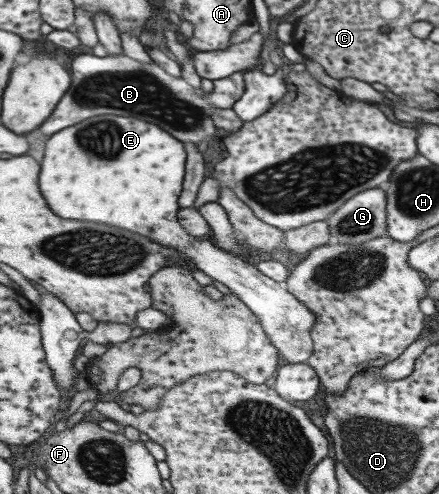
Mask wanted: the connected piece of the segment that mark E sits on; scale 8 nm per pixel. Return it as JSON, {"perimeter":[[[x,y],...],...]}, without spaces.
{"perimeter":[[[98,115],[90,120],[84,120],[82,124],[76,124],[74,128],[57,132],[48,140],[46,156],[42,162],[42,192],[46,192],[46,200],[50,200],[50,208],[54,208],[58,216],[128,228],[164,244],[165,248],[175,248],[177,253],[184,254],[187,260],[192,261],[196,268],[224,284],[246,303],[246,306],[260,318],[260,325],[284,359],[289,363],[306,362],[313,355],[312,333],[318,323],[318,315],[310,310],[304,301],[298,300],[284,283],[266,276],[257,266],[240,260],[238,255],[217,248],[212,240],[198,240],[195,236],[190,236],[190,233],[180,225],[178,212],[181,211],[181,207],[178,206],[178,198],[182,194],[187,160],[185,143],[170,132],[164,132],[160,126],[148,124],[138,118]]]}

